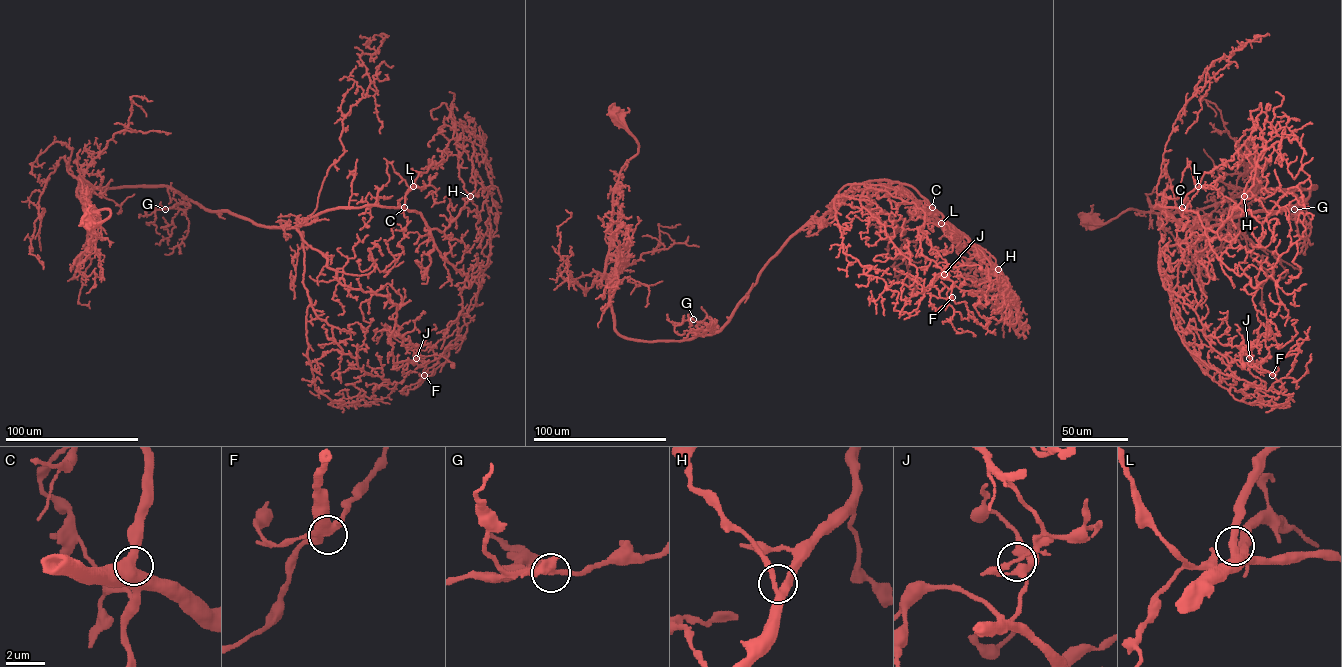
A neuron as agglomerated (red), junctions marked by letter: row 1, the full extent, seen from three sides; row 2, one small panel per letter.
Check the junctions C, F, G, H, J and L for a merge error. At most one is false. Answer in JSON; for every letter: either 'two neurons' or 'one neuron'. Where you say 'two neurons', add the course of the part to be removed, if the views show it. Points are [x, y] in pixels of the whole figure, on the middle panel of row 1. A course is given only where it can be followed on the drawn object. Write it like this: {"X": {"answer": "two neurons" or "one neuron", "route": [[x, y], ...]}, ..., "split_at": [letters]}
{"C": {"answer": "one neuron"}, "F": {"answer": "one neuron"}, "G": {"answer": "one neuron"}, "H": {"answer": "one neuron"}, "J": {"answer": "two neurons", "route": [[944, 275], [942, 270], [921, 293], [907, 298], [904, 304]]}, "L": {"answer": "one neuron"}, "split_at": ["J"]}

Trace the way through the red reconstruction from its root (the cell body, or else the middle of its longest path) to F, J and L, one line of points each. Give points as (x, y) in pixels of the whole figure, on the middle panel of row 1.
F: (614, 115), (638, 146), (606, 261), (621, 335), (716, 332), (854, 183), (921, 209), (921, 253), (952, 297)
J: (614, 115), (638, 146), (615, 187), (606, 261), (621, 335), (716, 332), (846, 185), (921, 208), (944, 275)
L: (614, 115), (638, 146), (605, 272), (626, 337), (716, 332), (868, 182), (911, 185), (941, 223)

